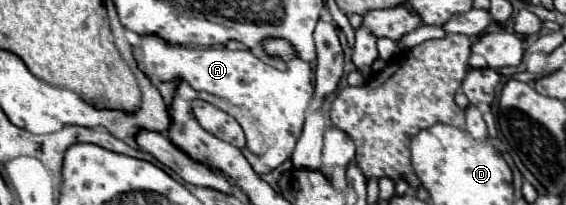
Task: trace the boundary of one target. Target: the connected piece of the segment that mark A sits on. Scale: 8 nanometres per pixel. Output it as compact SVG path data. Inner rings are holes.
M142 36L142 48L134 50L134 58L138 60L138 66L140 70L150 78L150 80L186 80L194 90L206 90L210 94L216 94L220 98L226 98L230 100L232 104L236 106L244 106L252 112L254 116L254 122L256 122L256 128L268 138L266 142L266 152L256 156L256 154L250 154L246 156L248 162L252 164L254 172L256 174L266 174L270 170L274 170L276 166L280 166L294 150L298 138L300 138L300 132L302 132L302 122L304 122L304 112L308 108L308 100L312 96L312 70L310 70L310 64L304 62L304 64L294 64L292 68L280 72L272 66L266 66L262 64L258 58L254 58L248 50L238 50L238 52L232 52L232 50L226 50L226 48L190 48L190 46L172 46L172 44L166 44L164 40L156 38L156 36Z

